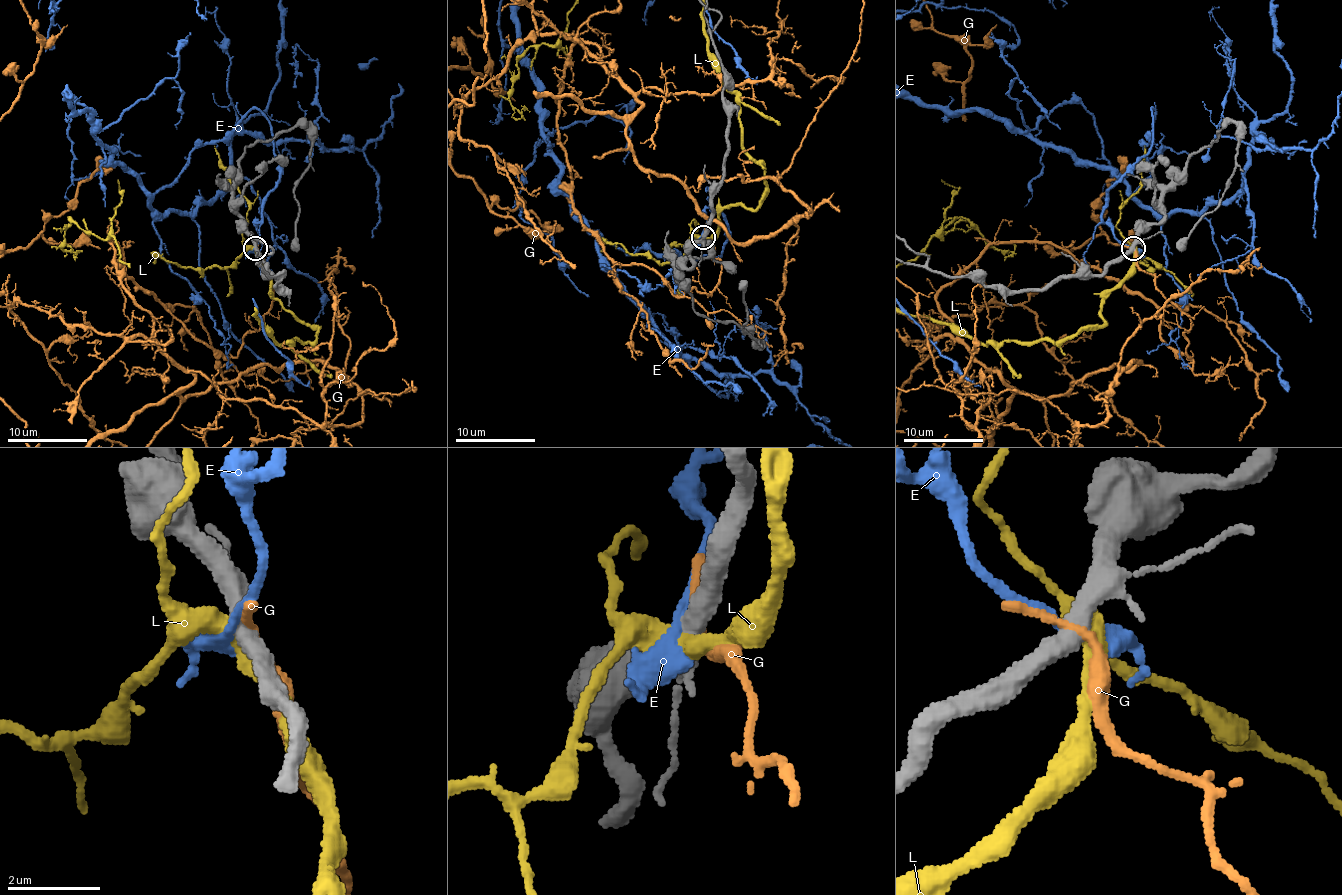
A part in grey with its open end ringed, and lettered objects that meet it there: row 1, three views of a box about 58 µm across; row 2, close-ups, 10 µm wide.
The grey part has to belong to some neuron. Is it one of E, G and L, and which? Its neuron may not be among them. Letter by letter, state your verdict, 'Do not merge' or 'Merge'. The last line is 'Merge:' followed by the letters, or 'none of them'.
E: Do not merge
G: Do not merge
L: Merge
Merge: L

